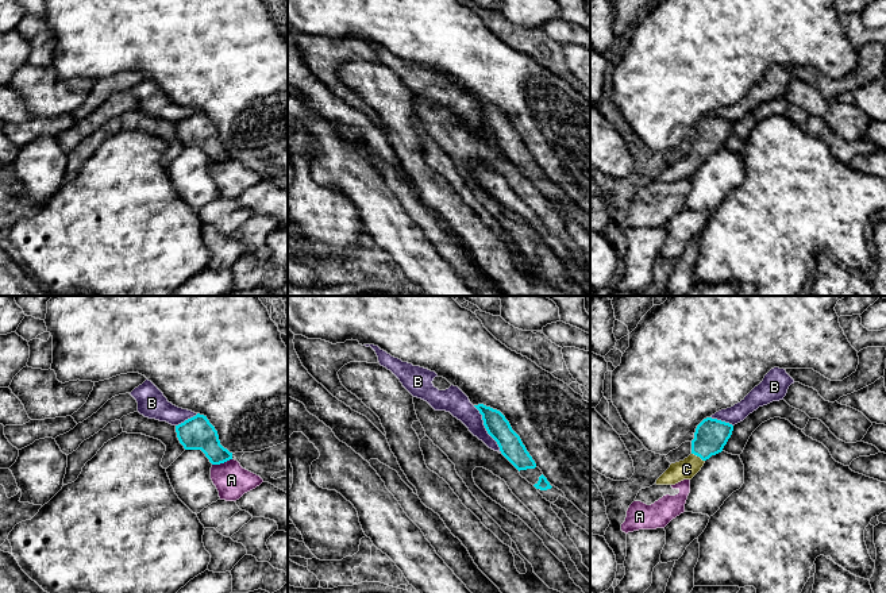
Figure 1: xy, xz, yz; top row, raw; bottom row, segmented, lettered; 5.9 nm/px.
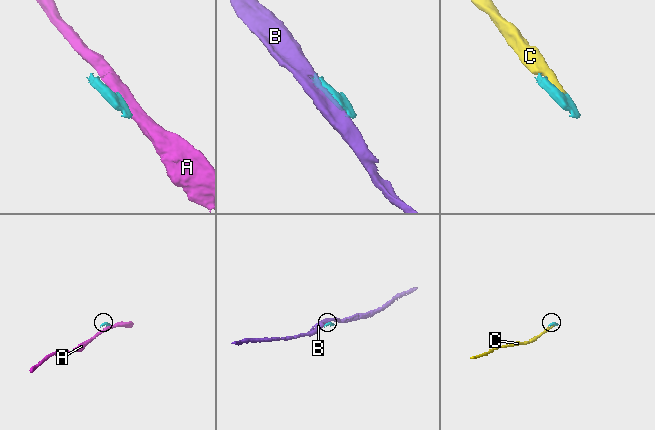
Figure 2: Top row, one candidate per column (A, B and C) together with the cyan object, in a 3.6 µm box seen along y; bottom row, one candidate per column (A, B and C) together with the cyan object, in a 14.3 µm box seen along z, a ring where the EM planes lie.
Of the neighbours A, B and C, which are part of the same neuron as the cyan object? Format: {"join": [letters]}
{"join": ["C"]}

